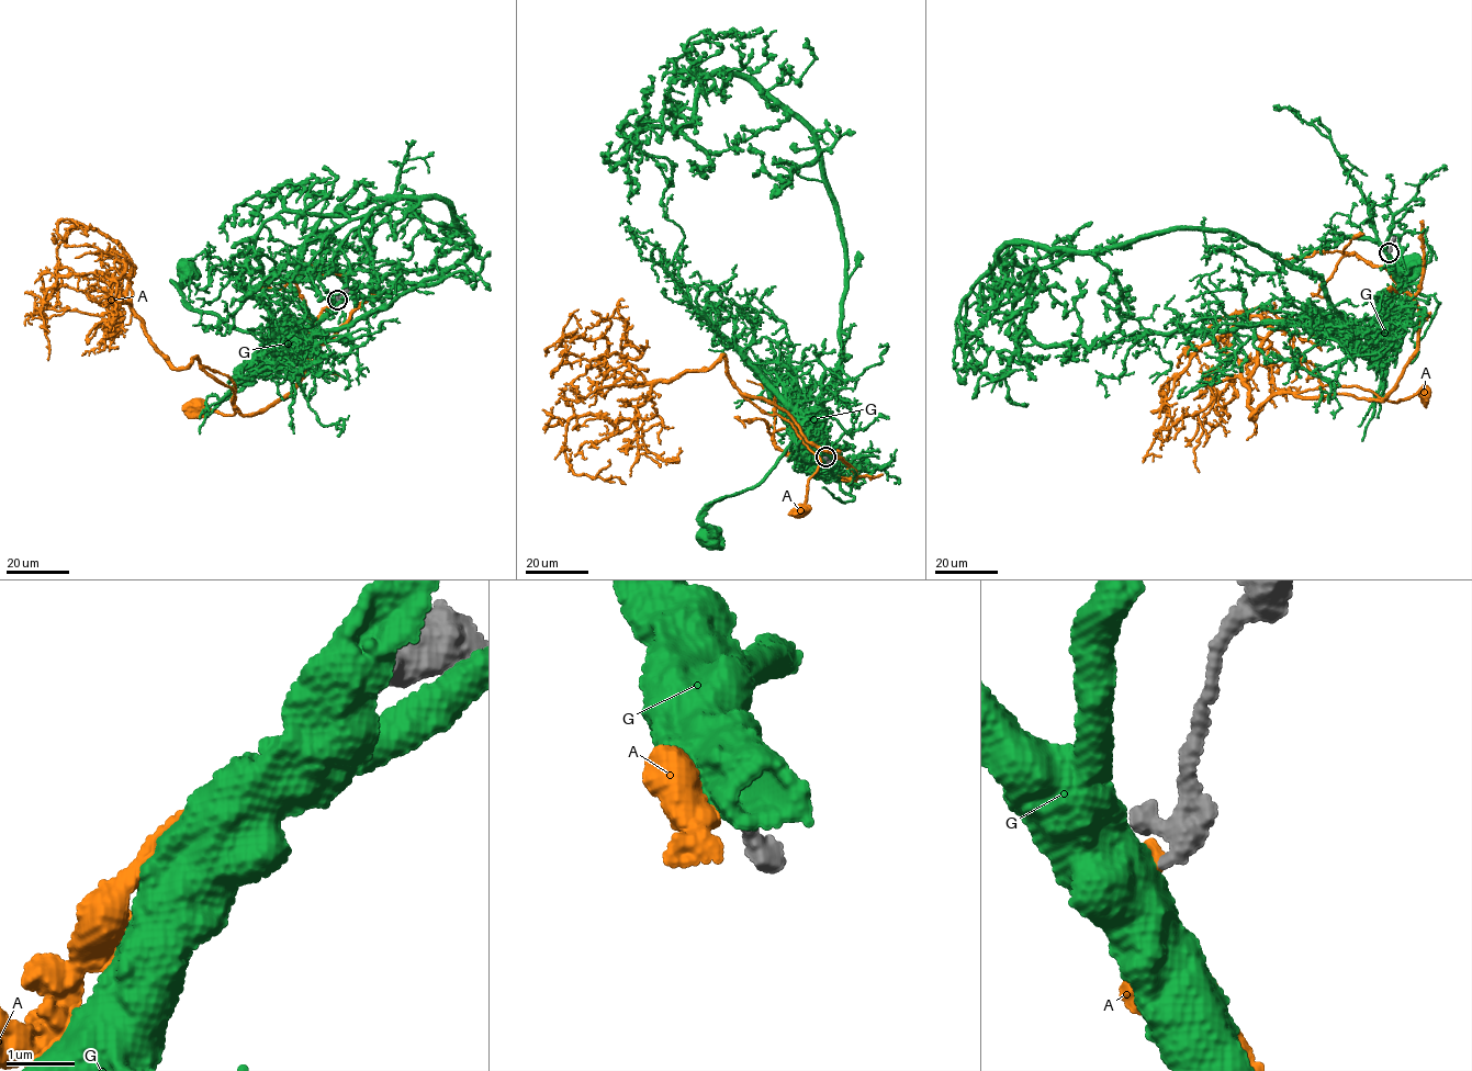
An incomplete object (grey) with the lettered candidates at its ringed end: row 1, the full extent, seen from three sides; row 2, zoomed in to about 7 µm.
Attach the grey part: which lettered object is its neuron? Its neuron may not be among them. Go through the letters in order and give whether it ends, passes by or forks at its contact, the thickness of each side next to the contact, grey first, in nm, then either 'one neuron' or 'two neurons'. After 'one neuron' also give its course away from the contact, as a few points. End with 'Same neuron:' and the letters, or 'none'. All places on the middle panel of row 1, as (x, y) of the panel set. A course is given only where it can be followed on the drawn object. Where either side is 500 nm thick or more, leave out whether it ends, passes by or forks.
A: it ends; calibres 400 and 220 nm; one neuron; course (826, 457), (844, 480), (856, 476), (787, 412), (742, 394), (791, 425), (819, 458), (801, 510)
G: calibres 440 and 950 nm; two neurons
Same neuron: A

